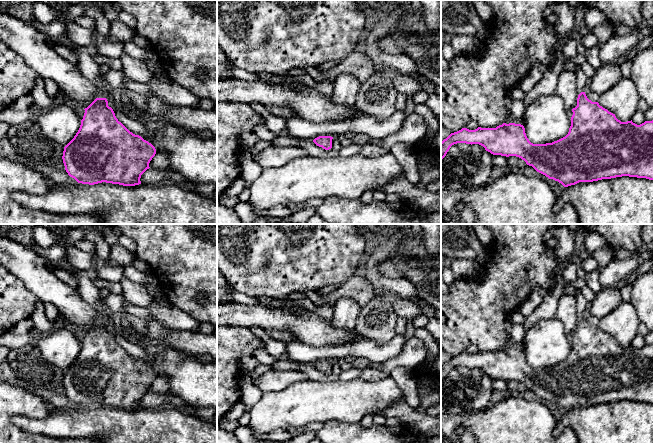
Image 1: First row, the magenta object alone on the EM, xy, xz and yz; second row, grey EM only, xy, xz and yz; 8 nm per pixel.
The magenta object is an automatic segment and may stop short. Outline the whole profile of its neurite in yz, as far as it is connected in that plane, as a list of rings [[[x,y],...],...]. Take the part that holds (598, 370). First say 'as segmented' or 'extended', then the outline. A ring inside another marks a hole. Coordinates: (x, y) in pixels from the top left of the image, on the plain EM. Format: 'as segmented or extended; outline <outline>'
as segmented; outline [[[585,316],[578,319],[577,330],[572,336],[568,358],[546,368],[531,367],[521,348],[503,347],[496,352],[478,351],[475,354],[462,352],[441,366],[441,384],[454,368],[479,368],[493,379],[521,382],[537,396],[564,411],[622,400],[653,404],[653,344],[640,349],[632,344],[621,346],[598,326],[589,324]]]

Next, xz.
as segmented; outline [[[319,360],[313,364],[313,366],[319,370],[322,371],[325,374],[329,374],[332,372],[332,363],[331,360]]]

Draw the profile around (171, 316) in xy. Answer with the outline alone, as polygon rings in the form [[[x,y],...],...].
[[[166,300],[162,304],[152,301],[149,311],[152,317],[173,329],[193,331],[199,328],[201,324],[188,313],[171,305]]]

